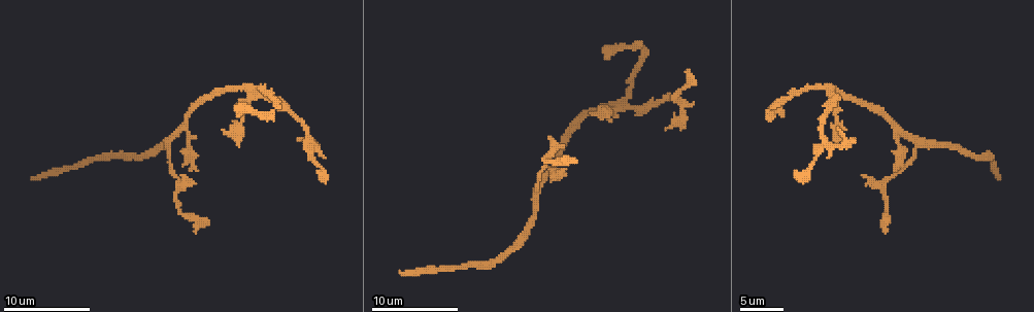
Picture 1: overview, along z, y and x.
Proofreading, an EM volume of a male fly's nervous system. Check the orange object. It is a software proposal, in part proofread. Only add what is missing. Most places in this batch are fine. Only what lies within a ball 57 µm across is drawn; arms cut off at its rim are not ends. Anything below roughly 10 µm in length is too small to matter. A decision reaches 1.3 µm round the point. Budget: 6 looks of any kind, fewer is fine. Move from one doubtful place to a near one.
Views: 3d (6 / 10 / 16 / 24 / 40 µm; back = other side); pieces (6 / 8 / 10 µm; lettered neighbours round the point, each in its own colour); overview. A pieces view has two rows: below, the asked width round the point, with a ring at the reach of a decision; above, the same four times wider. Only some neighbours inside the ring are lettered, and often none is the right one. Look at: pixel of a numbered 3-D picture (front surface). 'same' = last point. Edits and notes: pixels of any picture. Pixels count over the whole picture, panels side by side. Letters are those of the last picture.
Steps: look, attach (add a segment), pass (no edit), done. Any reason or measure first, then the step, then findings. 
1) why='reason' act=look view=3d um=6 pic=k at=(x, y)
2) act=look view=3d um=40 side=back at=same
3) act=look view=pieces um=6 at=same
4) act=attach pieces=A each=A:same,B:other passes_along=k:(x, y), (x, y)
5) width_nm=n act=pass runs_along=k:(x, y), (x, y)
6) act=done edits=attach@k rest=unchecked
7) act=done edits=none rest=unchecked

why='long arm stops here' act=look view=3d um=6 pic=1 at=(33, 178)

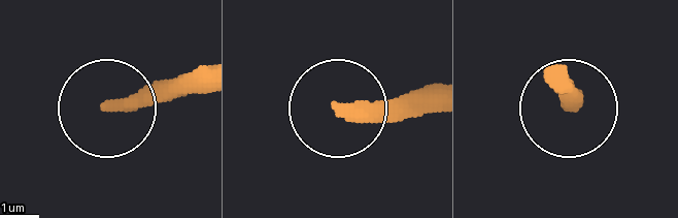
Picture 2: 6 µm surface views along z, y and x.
act=look view=pieces um=8 pic=2 at=(337, 108)

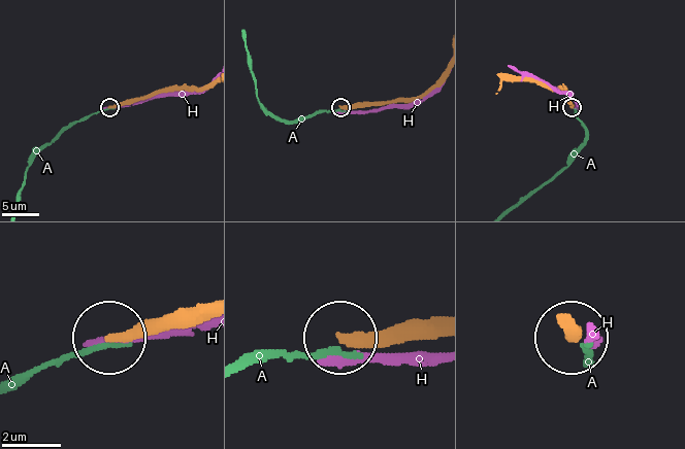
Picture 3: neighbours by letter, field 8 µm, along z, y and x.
act=pass each=A:other,H:other runs_along=3:(438, 80), (415, 97), (340, 106) found='none of them fits'

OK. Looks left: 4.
why='branch stops here' act=look view=3d um=10 pic=1 at=(197, 170)

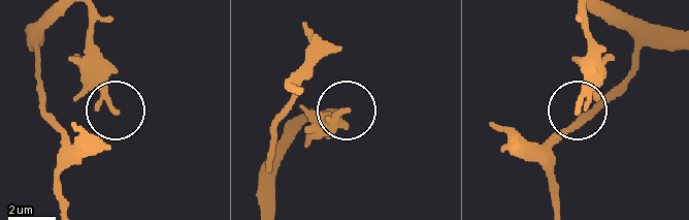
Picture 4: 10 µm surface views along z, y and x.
act=look view=pieces um=10 pic=4 at=(345, 112)

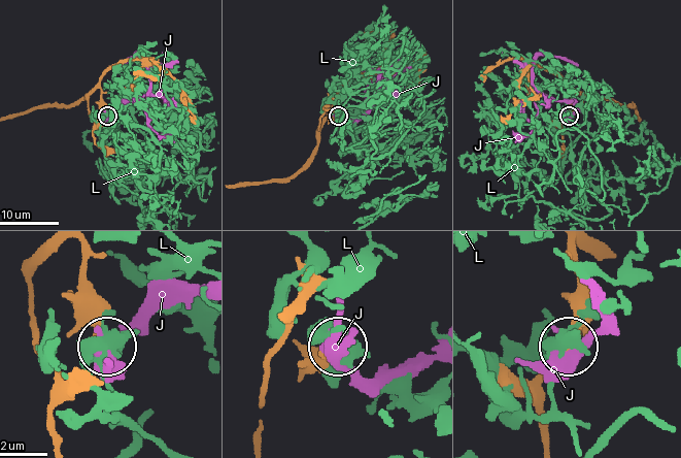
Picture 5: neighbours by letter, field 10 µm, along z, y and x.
width_nm=150 act=pass each=J:other,L:other found='none of them fits'

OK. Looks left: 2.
why='free end' act=look view=pieces um=8 pic=1 at=(238, 117)

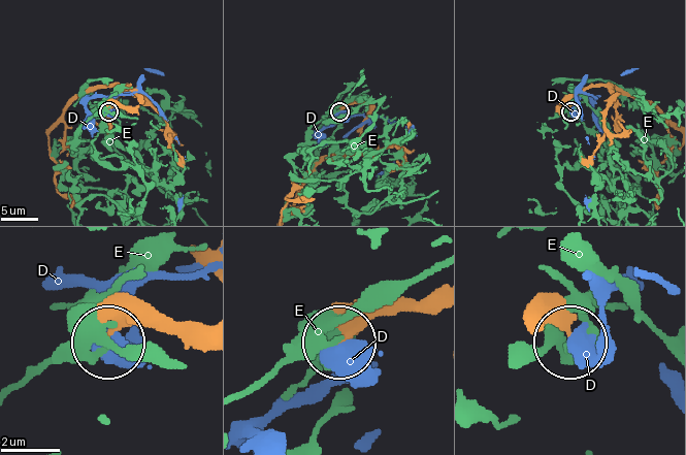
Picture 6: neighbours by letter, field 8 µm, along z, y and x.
act=pass each=D:other,E:other found='none of them fits'

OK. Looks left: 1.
act=done edits=none rest=unchecked

